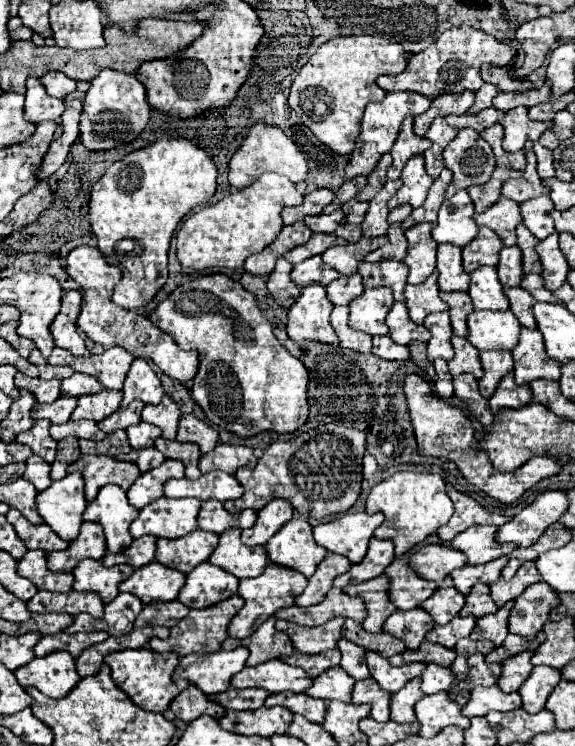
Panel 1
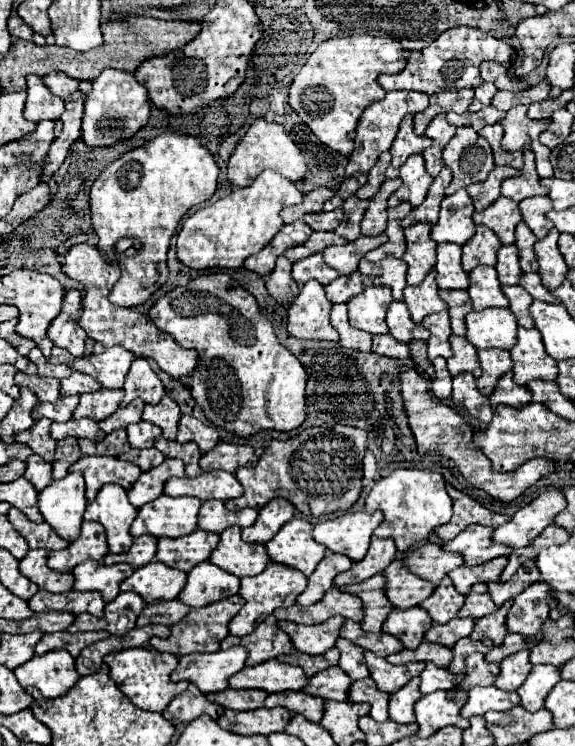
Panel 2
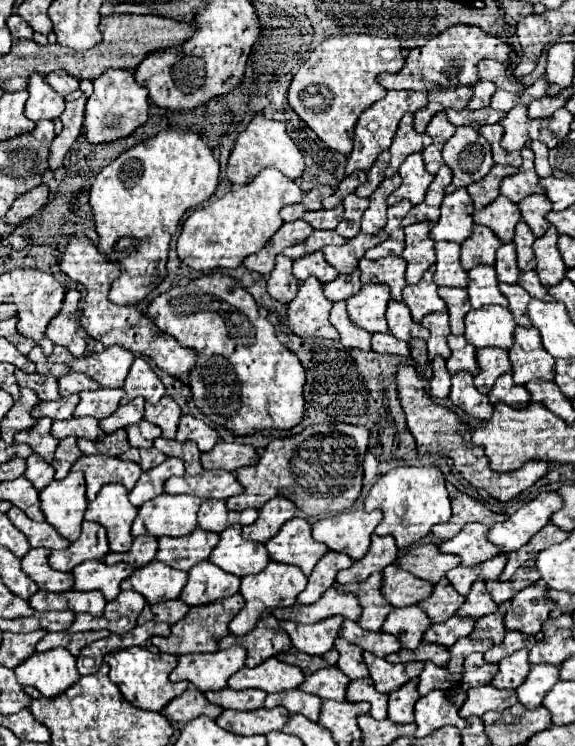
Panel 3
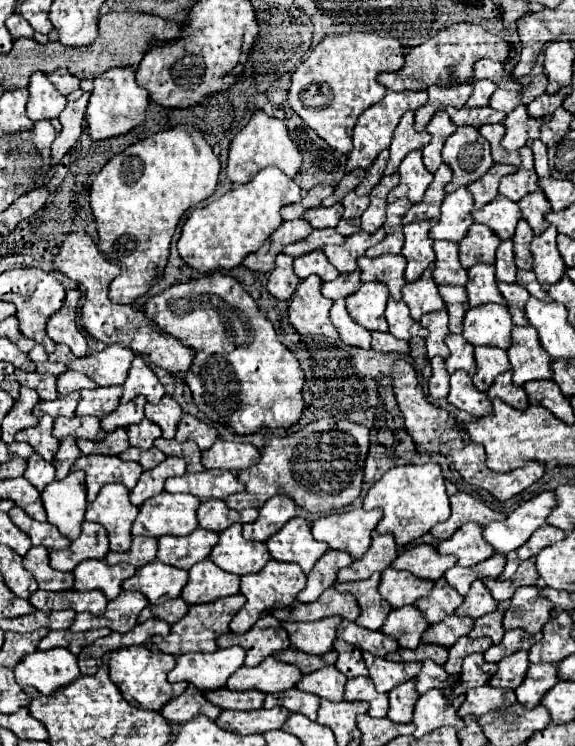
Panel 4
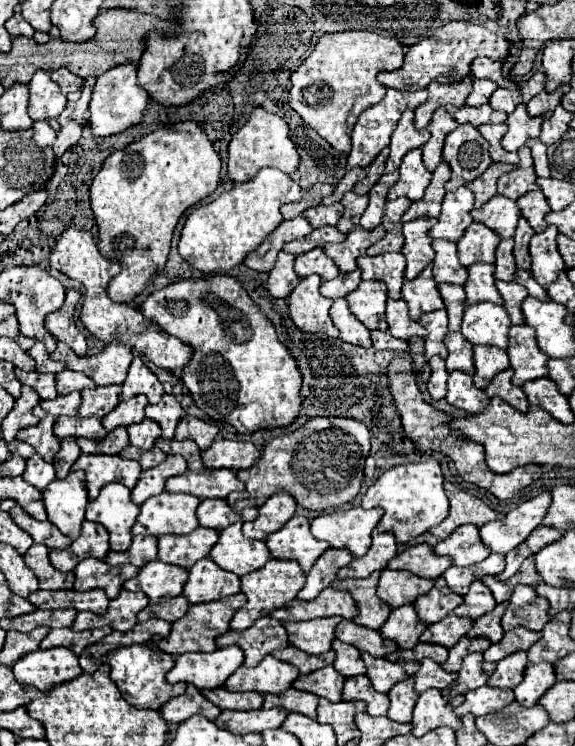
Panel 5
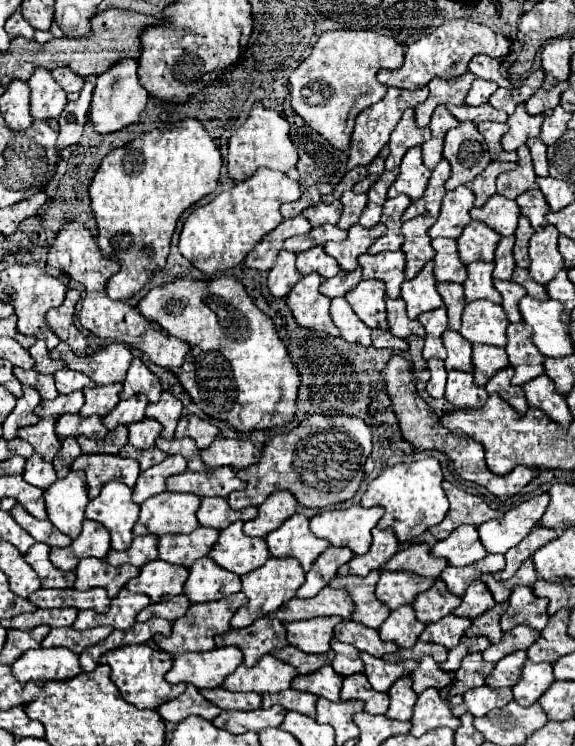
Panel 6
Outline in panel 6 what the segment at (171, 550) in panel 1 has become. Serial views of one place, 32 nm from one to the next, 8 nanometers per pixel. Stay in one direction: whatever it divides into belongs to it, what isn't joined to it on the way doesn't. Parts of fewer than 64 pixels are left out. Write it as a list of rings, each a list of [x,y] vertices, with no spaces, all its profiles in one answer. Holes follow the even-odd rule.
[[[196,528],[192,534],[164,534],[158,542],[158,558],[170,564],[190,568],[198,558],[204,558],[218,540],[218,530]]]

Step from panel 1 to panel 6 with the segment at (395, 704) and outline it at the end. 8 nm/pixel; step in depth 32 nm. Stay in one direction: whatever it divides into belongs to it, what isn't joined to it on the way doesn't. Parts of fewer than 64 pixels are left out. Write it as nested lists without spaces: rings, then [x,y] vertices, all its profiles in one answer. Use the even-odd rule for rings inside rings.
[[[404,676],[396,680],[396,684],[388,690],[388,696],[390,696],[390,708],[386,716],[392,720],[408,722],[412,718],[412,708],[418,700],[418,694],[412,690],[412,678]]]

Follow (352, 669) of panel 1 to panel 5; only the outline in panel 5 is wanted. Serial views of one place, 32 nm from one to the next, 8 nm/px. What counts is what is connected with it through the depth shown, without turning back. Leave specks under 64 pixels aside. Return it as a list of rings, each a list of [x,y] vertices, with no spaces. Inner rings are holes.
[[[334,640],[332,642],[332,648],[336,650],[336,662],[334,662],[334,668],[350,678],[350,676],[358,676],[358,674],[366,674],[366,666],[364,666],[364,660],[360,658],[360,652],[356,646],[352,644],[346,644],[342,640]]]

